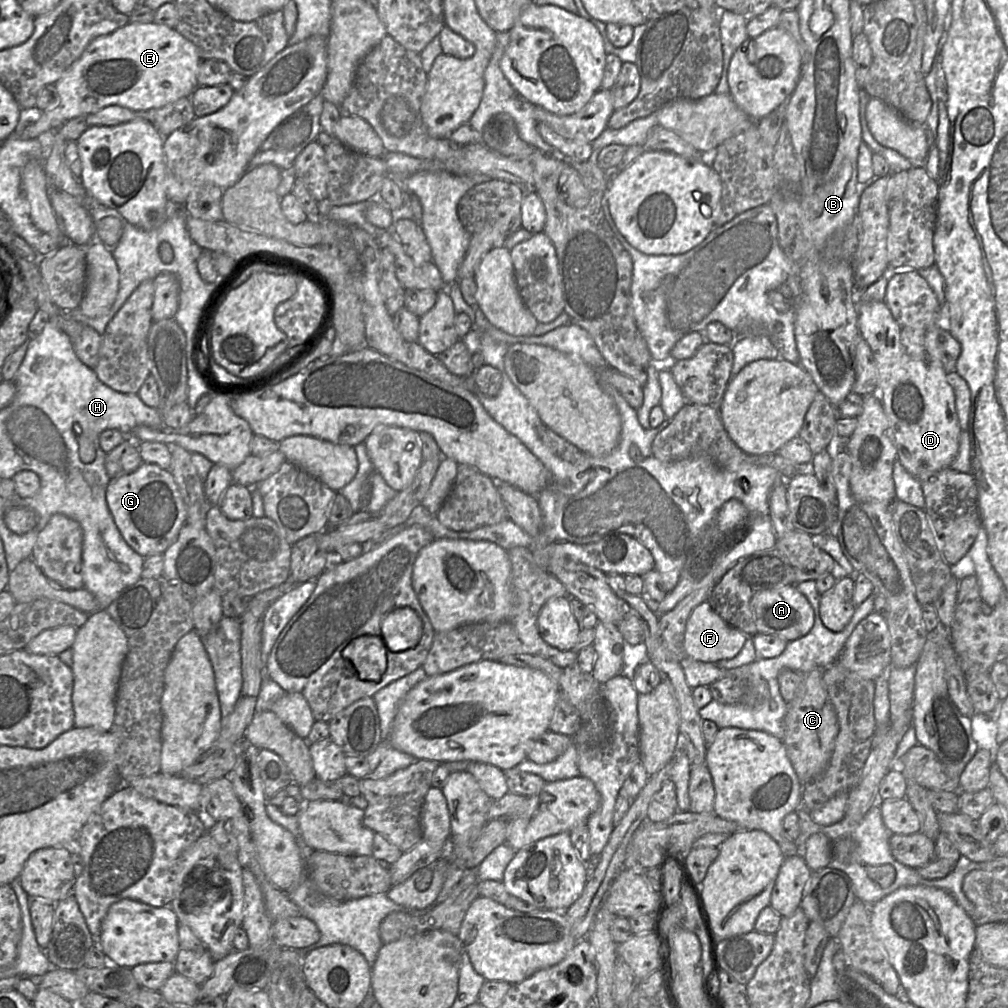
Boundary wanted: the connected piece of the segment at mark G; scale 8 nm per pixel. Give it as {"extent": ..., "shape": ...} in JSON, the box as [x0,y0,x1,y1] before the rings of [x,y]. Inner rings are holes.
{"extent":[106,462,187,558],"shape":[[[143,462],[134,472],[113,478],[106,490],[106,501],[122,537],[144,558],[164,554],[187,520],[187,510],[170,470]]]}

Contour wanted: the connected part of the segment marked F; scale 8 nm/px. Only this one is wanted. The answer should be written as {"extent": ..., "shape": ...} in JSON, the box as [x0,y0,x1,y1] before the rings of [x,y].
{"extent":[684,601,746,663],"shape":[[[704,601],[687,620],[684,647],[686,656],[694,660],[717,663],[736,656],[746,640],[745,633],[727,624]]]}

